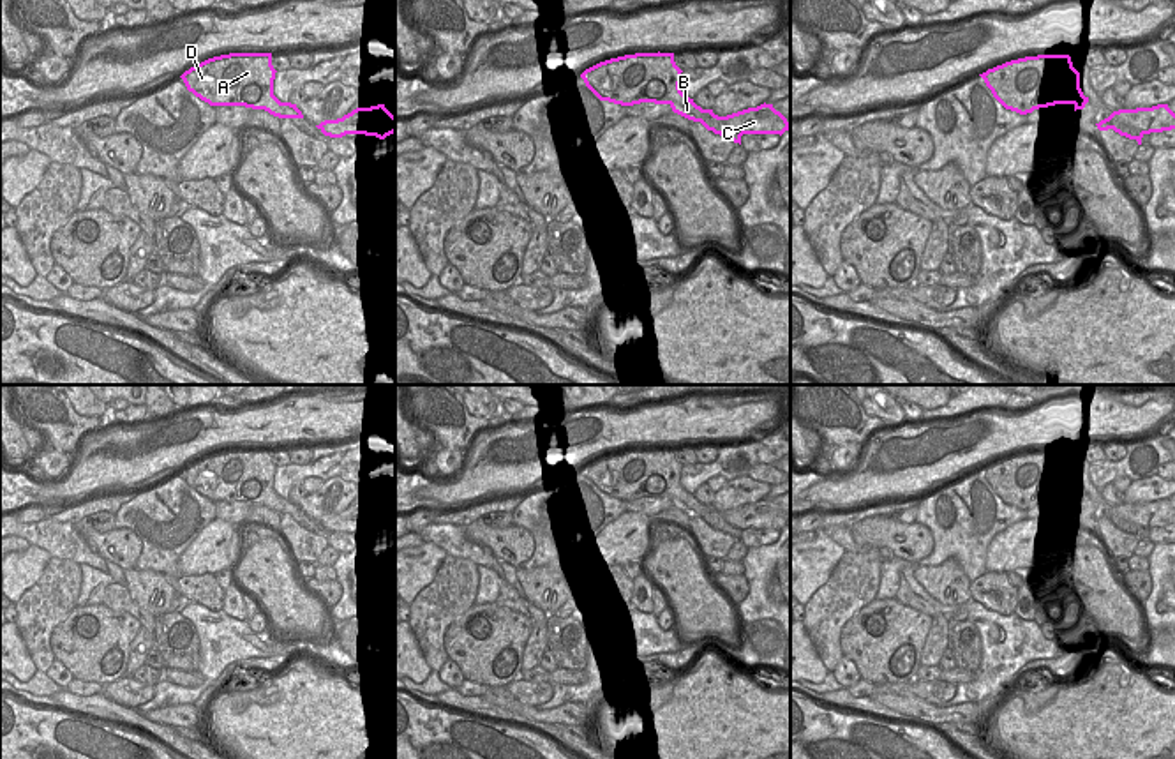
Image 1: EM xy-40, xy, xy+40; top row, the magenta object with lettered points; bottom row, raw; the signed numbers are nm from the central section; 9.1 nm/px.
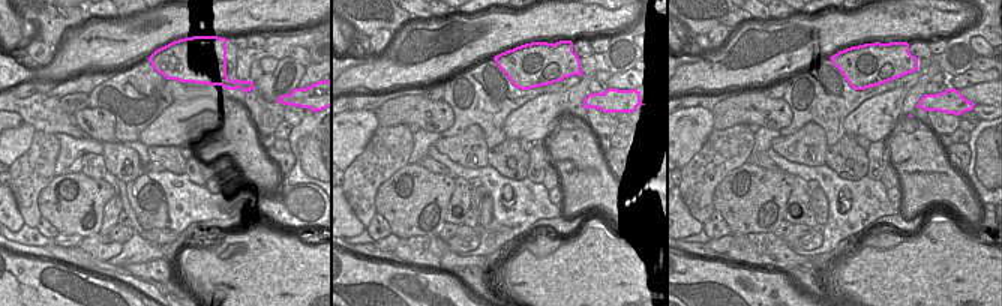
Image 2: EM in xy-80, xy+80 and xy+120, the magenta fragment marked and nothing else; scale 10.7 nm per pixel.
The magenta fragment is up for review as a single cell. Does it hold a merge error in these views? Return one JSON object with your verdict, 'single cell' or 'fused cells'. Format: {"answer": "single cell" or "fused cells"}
{"answer": "fused cells"}

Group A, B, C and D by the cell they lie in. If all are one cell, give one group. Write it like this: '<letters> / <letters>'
A B D / C

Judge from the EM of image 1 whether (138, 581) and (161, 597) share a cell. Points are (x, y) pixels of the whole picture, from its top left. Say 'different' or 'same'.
same

